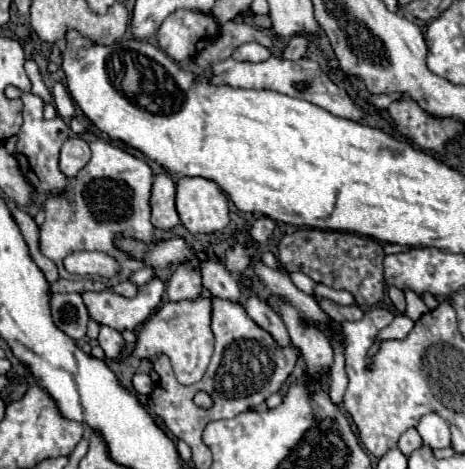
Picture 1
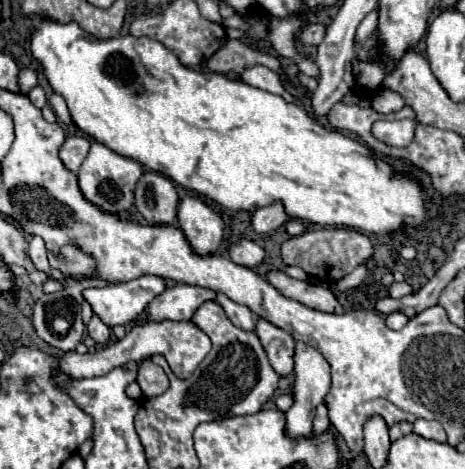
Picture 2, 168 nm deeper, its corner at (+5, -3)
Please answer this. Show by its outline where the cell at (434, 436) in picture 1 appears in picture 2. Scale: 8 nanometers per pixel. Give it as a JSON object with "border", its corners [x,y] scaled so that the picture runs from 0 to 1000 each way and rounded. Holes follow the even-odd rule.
{"border":[[[899,891],[890,900],[890,925],[908,930],[908,934],[920,934],[920,938],[938,938],[938,942],[959,942],[959,921],[955,921],[951,904],[938,900],[938,896]]]}

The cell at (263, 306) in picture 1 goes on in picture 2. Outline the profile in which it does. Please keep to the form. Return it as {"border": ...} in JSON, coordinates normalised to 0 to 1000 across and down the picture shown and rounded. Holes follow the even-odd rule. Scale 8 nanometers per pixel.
{"border":[[[568,678],[551,682],[546,708],[555,712],[555,721],[559,721],[563,738],[568,738],[585,785],[602,802],[628,797],[628,780],[632,780],[632,768],[628,768],[628,759],[632,759],[632,721],[619,708],[611,708],[606,699],[581,691]]]}

